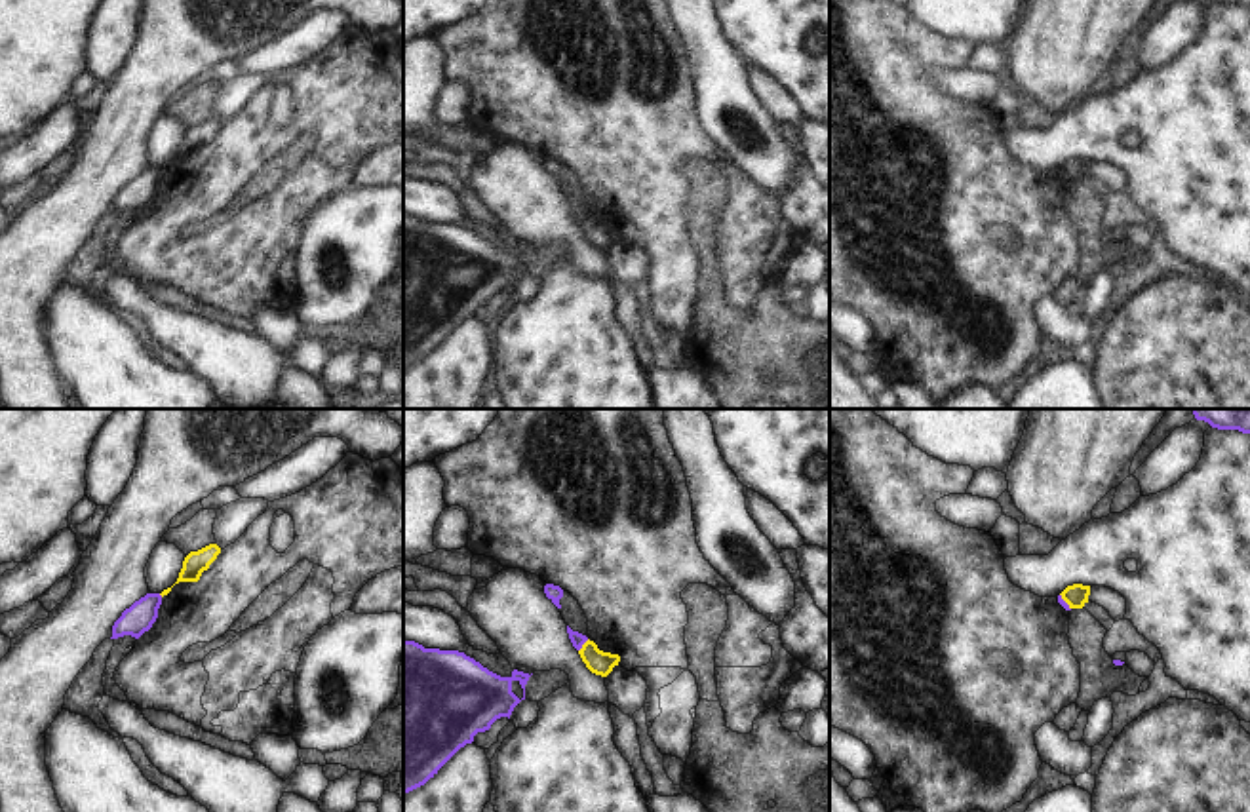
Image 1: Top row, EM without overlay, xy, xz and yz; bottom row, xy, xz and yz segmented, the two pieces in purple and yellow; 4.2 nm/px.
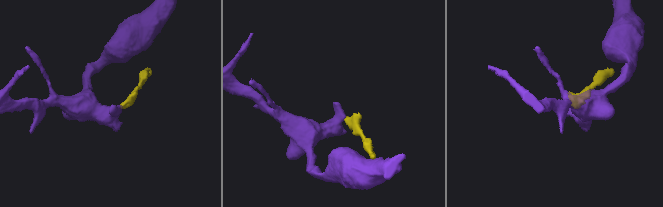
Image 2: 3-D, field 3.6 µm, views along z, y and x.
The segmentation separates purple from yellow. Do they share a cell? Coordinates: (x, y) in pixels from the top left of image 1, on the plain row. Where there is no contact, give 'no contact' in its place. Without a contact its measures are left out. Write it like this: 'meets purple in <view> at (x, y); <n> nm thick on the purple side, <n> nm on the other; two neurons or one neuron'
meets purple in xz at (583, 217); 60 nm thick on the purple side, 100 nm on the other; two neurons

